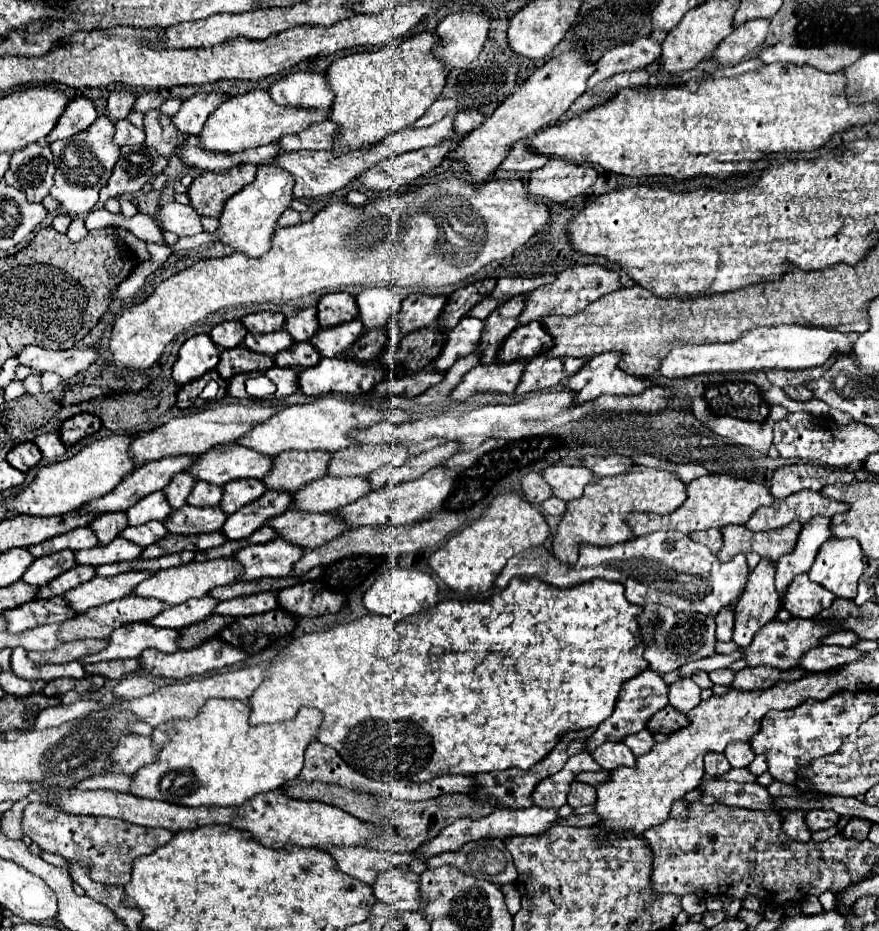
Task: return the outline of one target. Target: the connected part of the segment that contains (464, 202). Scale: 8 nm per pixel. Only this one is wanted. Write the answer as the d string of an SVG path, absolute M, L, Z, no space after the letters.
M449 178L445 182L425 184L401 196L383 196L365 206L351 206L345 202L329 204L309 222L301 222L289 228L277 228L271 250L261 258L249 258L241 252L235 252L225 258L201 260L195 266L161 282L143 304L125 310L115 320L111 334L113 364L133 370L151 368L163 354L163 348L181 330L229 306L245 306L253 302L289 302L313 292L341 292L369 286L451 286L477 274L479 268L483 268L487 262L511 256L547 222L549 206L545 206L543 200L531 196L521 180L489 180L483 184L475 184L467 178Z

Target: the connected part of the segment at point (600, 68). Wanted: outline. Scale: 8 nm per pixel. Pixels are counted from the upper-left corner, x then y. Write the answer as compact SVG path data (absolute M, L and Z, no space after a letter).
M651 36L639 38L631 44L621 44L605 52L605 56L597 62L597 72L589 78L589 88L595 84L619 74L645 68L661 58L661 44L655 42Z

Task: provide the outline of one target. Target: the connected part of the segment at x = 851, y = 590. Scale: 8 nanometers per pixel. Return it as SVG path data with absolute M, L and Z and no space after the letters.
M829 538L815 558L809 578L839 598L855 598L863 574L863 550L853 538Z

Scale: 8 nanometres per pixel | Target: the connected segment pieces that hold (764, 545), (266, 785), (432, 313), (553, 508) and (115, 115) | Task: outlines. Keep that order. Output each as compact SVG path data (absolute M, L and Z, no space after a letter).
M797 522L767 532L751 532L745 526L723 526L723 550L717 556L719 560L731 560L739 552L759 552L777 562L783 554L789 554L795 548L799 530L801 526Z
M207 700L199 714L191 720L169 720L153 730L153 742L159 744L157 760L143 766L131 784L131 792L141 798L165 800L181 806L241 806L257 794L275 790L297 778L303 768L305 748L317 740L321 712L315 708L299 708L295 720L251 726L249 706L241 700Z
M409 294L399 312L388 325L388 344L397 346L405 334L415 332L419 328L433 328L437 324L437 316L445 306L445 296L425 296L425 294Z
M553 496L543 500L543 504L539 504L539 506L543 508L545 514L551 514L551 516L563 516L563 512L565 512L565 502L559 498L553 498Z
M115 90L115 92L111 92L109 102L107 102L107 116L113 122L121 120L121 118L127 118L127 114L131 112L131 108L135 104L135 98L137 98L137 94L133 94L129 90Z

